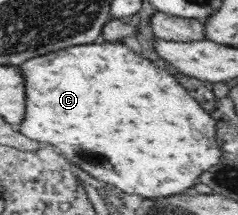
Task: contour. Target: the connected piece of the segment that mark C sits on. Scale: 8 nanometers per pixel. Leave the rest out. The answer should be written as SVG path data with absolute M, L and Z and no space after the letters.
M104 40L103 43L91 43L84 45L77 45L59 49L32 59L26 60L19 65L22 77L25 81L25 103L26 115L24 121L17 127L20 134L29 139L38 141L42 145L49 145L66 158L72 165L78 166L82 171L88 175L96 178L104 184L110 184L118 187L120 191L126 193L136 193L143 198L165 198L168 195L176 195L182 193L184 189L192 187L198 179L198 175L206 169L210 169L212 165L216 165L222 159L220 147L214 139L216 135L216 121L198 105L196 99L192 99L188 95L188 91L164 69L154 67L152 60L142 57L140 53L135 52L128 46L116 42L108 42Z

